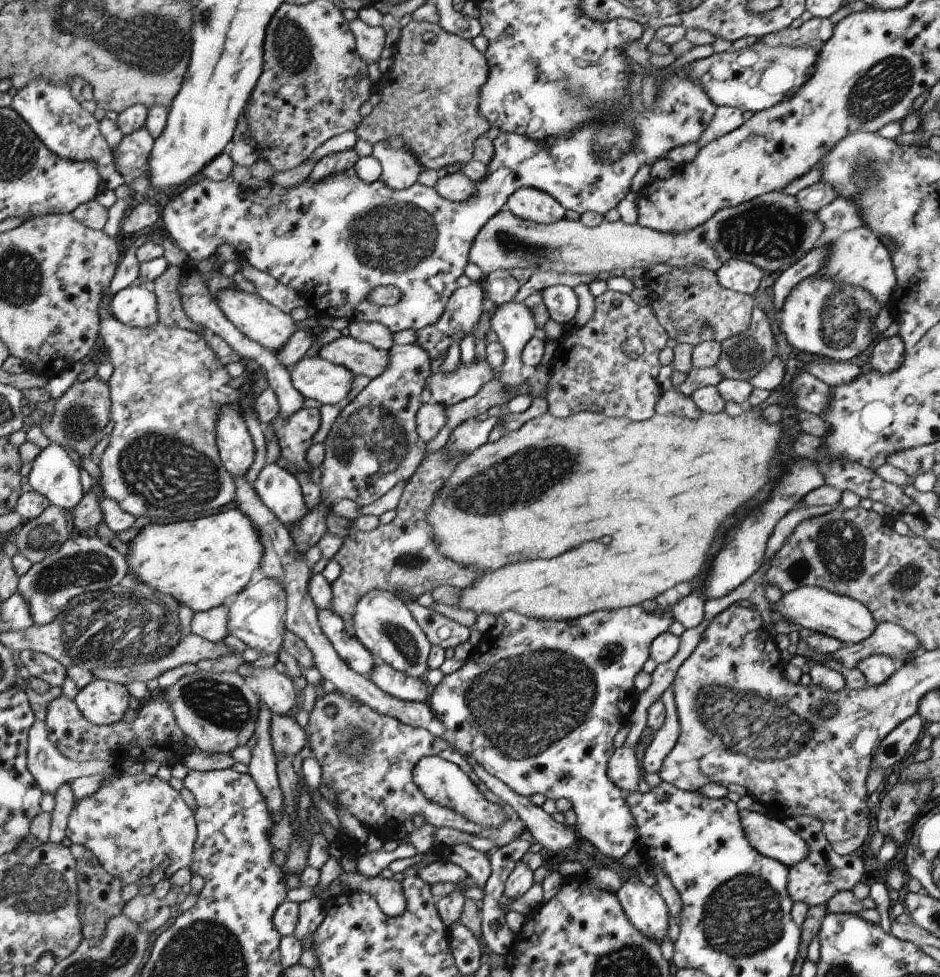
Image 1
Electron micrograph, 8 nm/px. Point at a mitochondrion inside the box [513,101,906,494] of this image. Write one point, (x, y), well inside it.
(771, 230)

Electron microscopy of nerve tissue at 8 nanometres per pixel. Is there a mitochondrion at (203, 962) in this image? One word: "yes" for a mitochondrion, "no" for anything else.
yes

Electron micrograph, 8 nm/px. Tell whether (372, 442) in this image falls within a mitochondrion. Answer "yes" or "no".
yes

